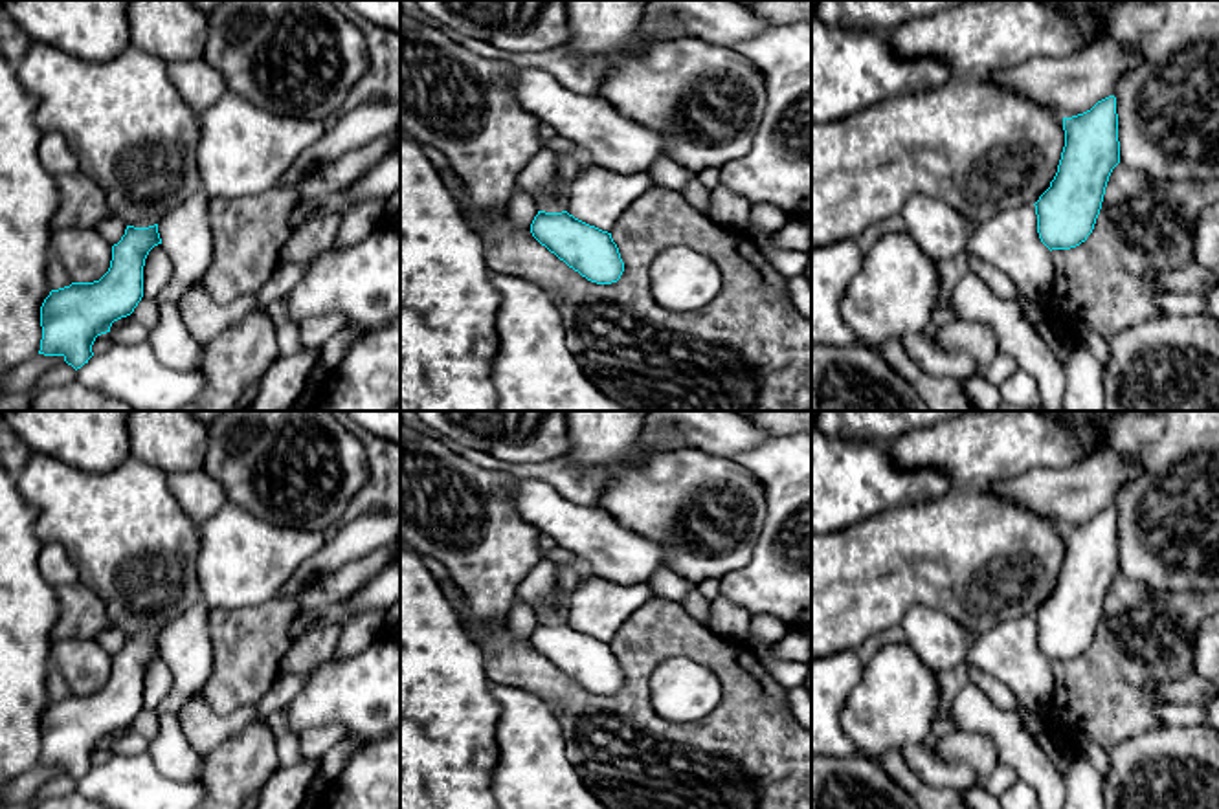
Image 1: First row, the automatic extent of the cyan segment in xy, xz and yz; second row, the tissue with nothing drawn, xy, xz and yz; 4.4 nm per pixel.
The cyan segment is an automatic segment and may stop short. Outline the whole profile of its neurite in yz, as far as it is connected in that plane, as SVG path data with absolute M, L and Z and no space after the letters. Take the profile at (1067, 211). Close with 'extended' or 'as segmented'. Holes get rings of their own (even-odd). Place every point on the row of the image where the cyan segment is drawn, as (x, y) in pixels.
M1116 97L1063 117L1063 130L1057 172L1034 204L1039 238L1050 251L1076 248L1094 229L1109 176L1120 163Z; as segmented

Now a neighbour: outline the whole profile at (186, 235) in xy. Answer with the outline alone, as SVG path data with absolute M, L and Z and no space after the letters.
M200 191L158 224L162 248L173 262L173 275L158 294L158 305L178 303L191 286L200 283L213 260L209 198Z

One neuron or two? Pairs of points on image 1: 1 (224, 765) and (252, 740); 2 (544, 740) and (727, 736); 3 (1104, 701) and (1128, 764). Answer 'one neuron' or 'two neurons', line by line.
1: one neuron
2: two neurons
3: two neurons

